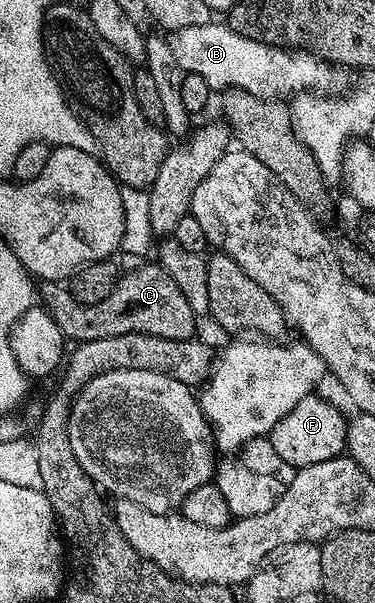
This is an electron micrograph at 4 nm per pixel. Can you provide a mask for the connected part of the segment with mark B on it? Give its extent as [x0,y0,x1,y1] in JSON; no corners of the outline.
[168,22,344,100]

